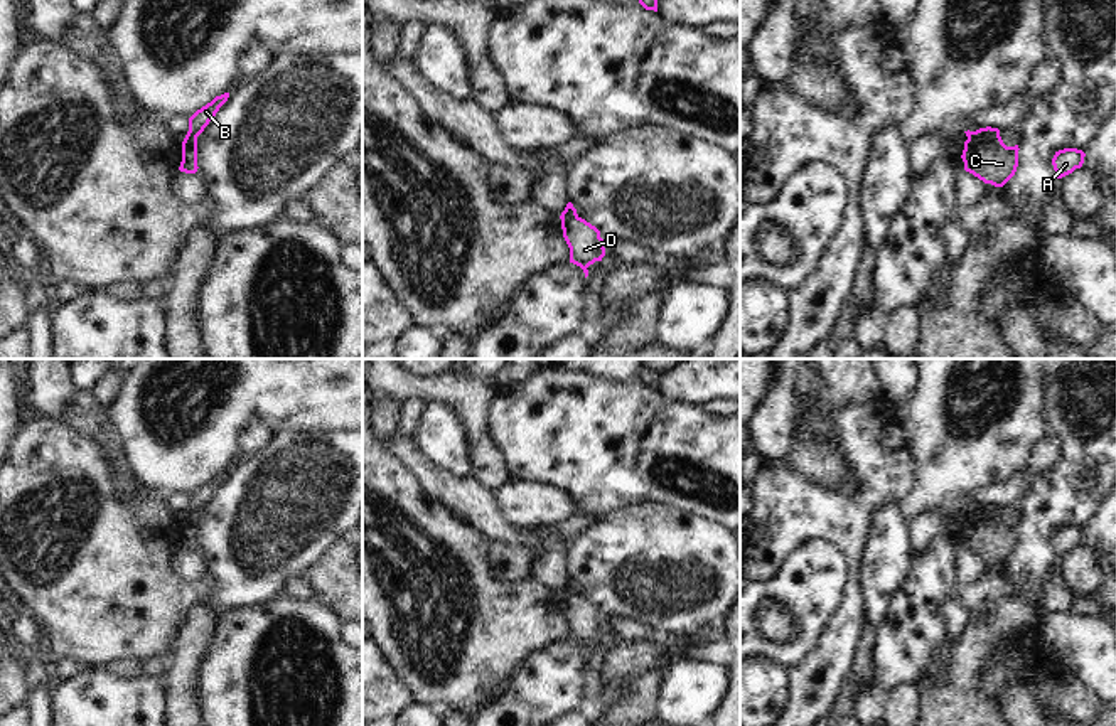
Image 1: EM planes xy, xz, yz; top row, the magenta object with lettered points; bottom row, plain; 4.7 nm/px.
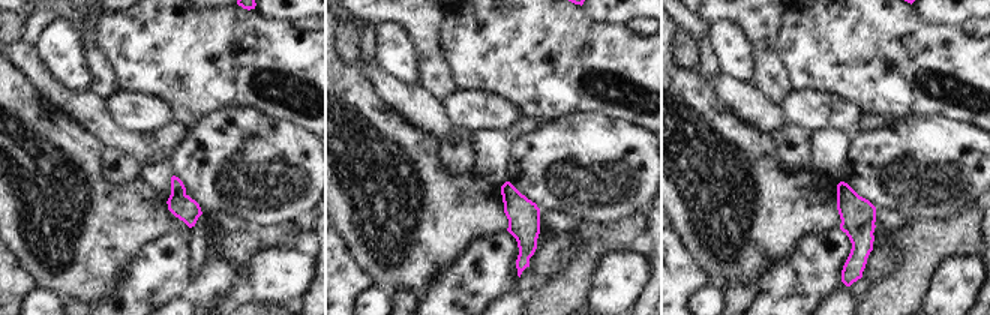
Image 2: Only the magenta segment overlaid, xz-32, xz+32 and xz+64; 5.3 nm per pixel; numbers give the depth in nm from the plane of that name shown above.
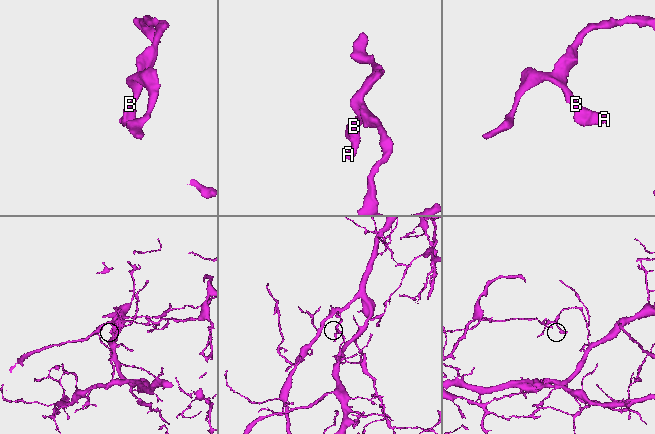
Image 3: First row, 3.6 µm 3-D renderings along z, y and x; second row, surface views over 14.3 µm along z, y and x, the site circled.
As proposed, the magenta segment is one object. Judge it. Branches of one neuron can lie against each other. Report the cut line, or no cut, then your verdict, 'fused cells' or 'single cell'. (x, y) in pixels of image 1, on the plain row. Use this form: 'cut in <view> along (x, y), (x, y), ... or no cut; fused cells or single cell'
cut in xy along (187, 511), (196, 514); fused cells

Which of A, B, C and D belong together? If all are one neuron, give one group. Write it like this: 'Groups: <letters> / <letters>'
Groups: A C D / B.

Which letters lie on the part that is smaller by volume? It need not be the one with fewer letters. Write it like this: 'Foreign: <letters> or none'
Foreign: A, C, D

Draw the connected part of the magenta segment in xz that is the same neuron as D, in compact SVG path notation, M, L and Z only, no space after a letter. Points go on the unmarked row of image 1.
M563 588L560 596L563 615L570 625L570 640L580 643L587 655L587 645L605 633L600 608L575 590Z

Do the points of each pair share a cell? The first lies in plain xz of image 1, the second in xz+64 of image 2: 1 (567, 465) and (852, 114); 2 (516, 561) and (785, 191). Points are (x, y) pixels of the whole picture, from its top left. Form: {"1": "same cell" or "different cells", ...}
{"1": "different cells", "2": "different cells"}

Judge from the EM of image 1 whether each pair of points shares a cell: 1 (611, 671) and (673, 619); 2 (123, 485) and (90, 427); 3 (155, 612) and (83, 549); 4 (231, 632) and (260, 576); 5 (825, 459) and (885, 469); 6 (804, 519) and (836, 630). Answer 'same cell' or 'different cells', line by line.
1: different cells
2: same cell
3: same cell
4: different cells
5: different cells
6: same cell

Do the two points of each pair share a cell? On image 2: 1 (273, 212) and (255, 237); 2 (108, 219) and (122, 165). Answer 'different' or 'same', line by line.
1: different
2: different

